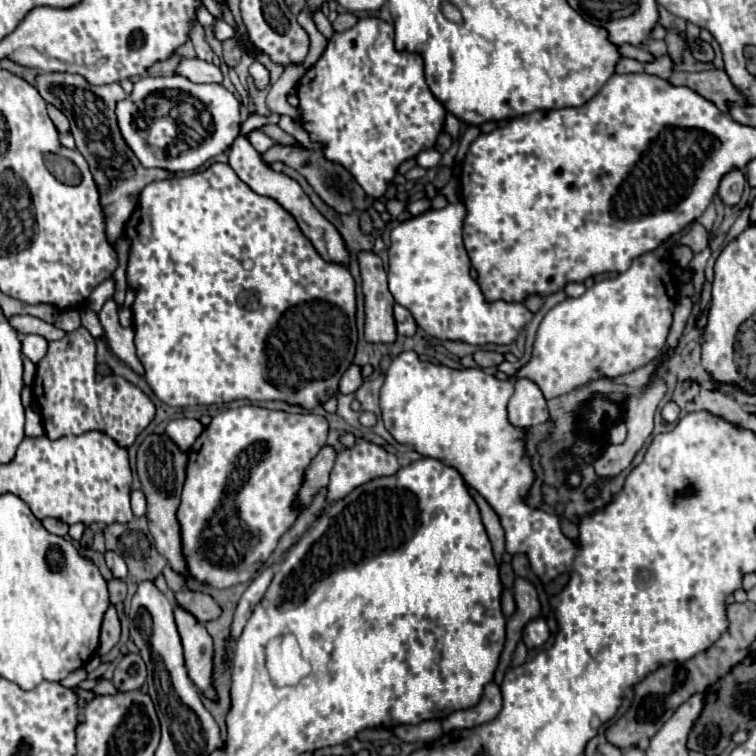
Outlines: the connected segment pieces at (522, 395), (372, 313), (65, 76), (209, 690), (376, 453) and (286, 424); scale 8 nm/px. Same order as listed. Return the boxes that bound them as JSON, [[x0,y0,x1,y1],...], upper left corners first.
[[508,379,550,427],[358,253,396,343],[36,73,172,243],[174,605,218,701],[328,437,400,503],[178,407,328,587]]

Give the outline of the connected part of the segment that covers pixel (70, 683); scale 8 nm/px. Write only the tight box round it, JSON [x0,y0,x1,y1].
[60,667,88,688]

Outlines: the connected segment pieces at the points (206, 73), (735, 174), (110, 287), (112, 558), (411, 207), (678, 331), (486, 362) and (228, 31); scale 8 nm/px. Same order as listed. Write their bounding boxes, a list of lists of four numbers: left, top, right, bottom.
[[174,58,222,83],[718,169,744,205],[88,279,114,313],[106,551,128,579],[407,198,431,216],[666,297,692,349],[476,351,504,367],[213,20,234,41]]

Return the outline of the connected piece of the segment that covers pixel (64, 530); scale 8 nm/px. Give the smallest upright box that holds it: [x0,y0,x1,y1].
[42,517,68,537]

